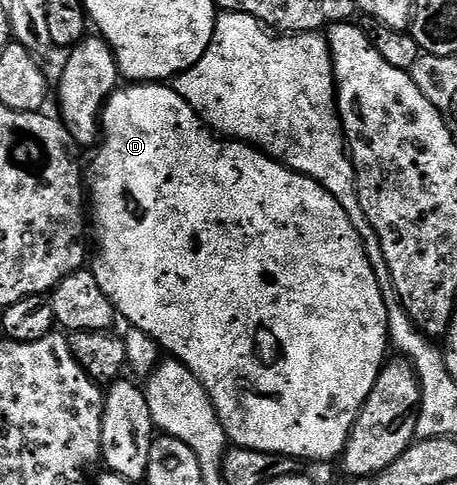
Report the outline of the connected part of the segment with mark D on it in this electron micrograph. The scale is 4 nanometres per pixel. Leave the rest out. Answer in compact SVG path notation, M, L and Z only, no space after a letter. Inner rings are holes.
M127 84L116 89L107 99L101 115L102 142L103 151L91 162L91 174L95 179L89 182L93 234L103 241L103 254L96 256L93 269L101 292L114 304L118 317L128 318L134 329L149 335L166 353L167 350L171 353L168 355L174 361L190 368L210 394L227 437L235 446L266 454L284 454L292 460L308 458L311 462L327 462L330 458L338 459L347 447L355 417L385 365L383 353L389 350L385 303L377 276L345 208L341 208L322 186L312 185L312 195L307 194L303 185L308 185L309 179L290 170L282 161L246 142L216 136L195 109L167 84ZM283 238L307 238L307 243L283 242Z

